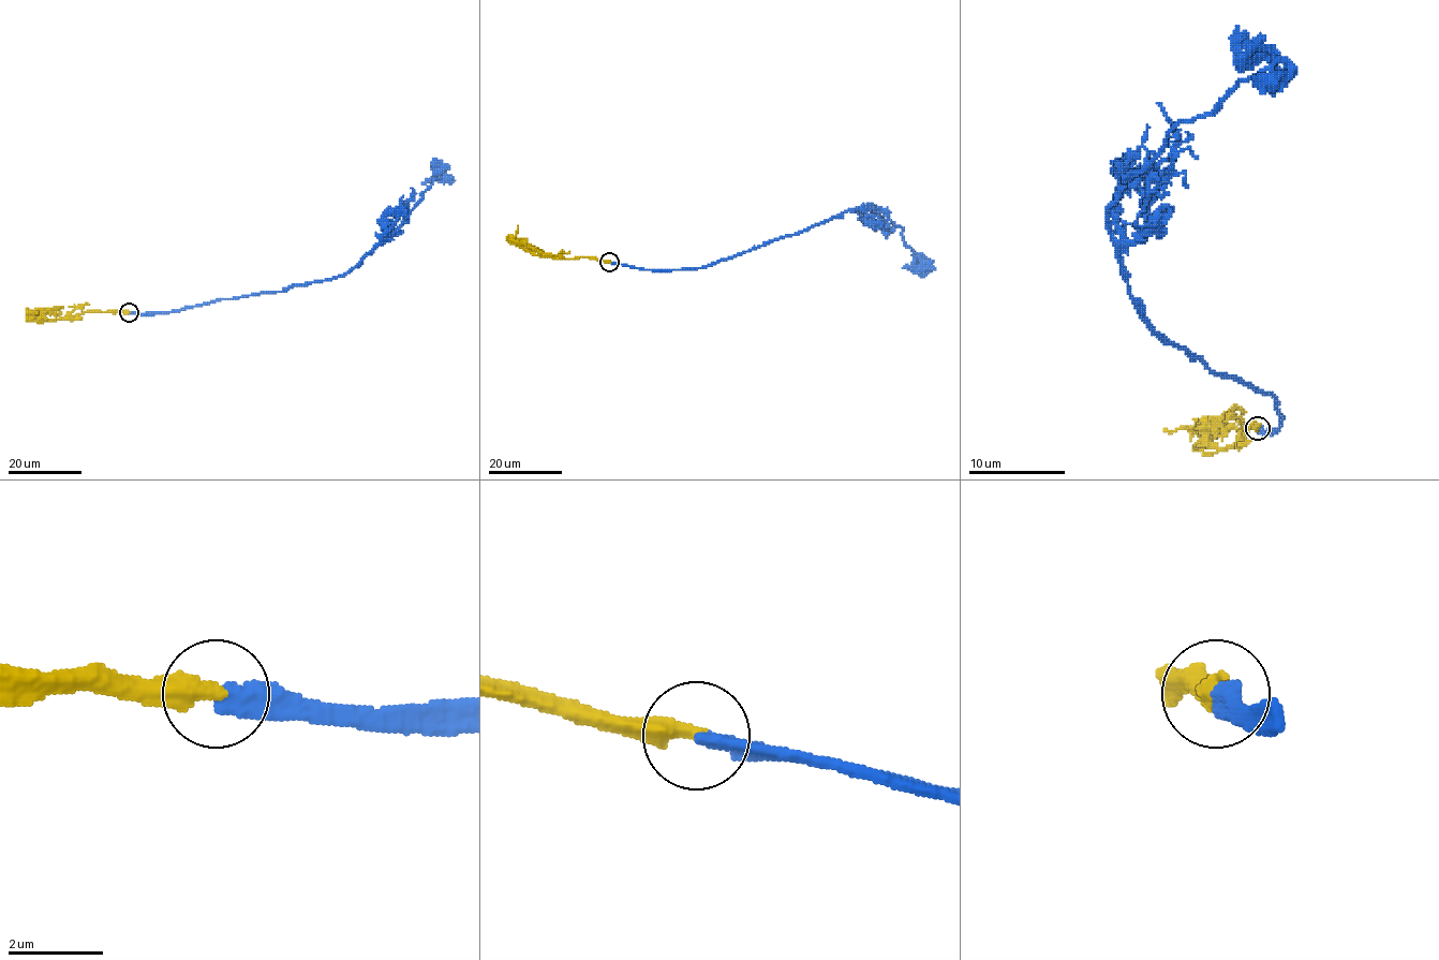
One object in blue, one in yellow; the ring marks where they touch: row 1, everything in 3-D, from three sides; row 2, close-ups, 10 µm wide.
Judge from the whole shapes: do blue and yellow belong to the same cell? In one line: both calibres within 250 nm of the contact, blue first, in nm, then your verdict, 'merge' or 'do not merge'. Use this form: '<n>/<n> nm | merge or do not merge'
400/420 nm | merge

